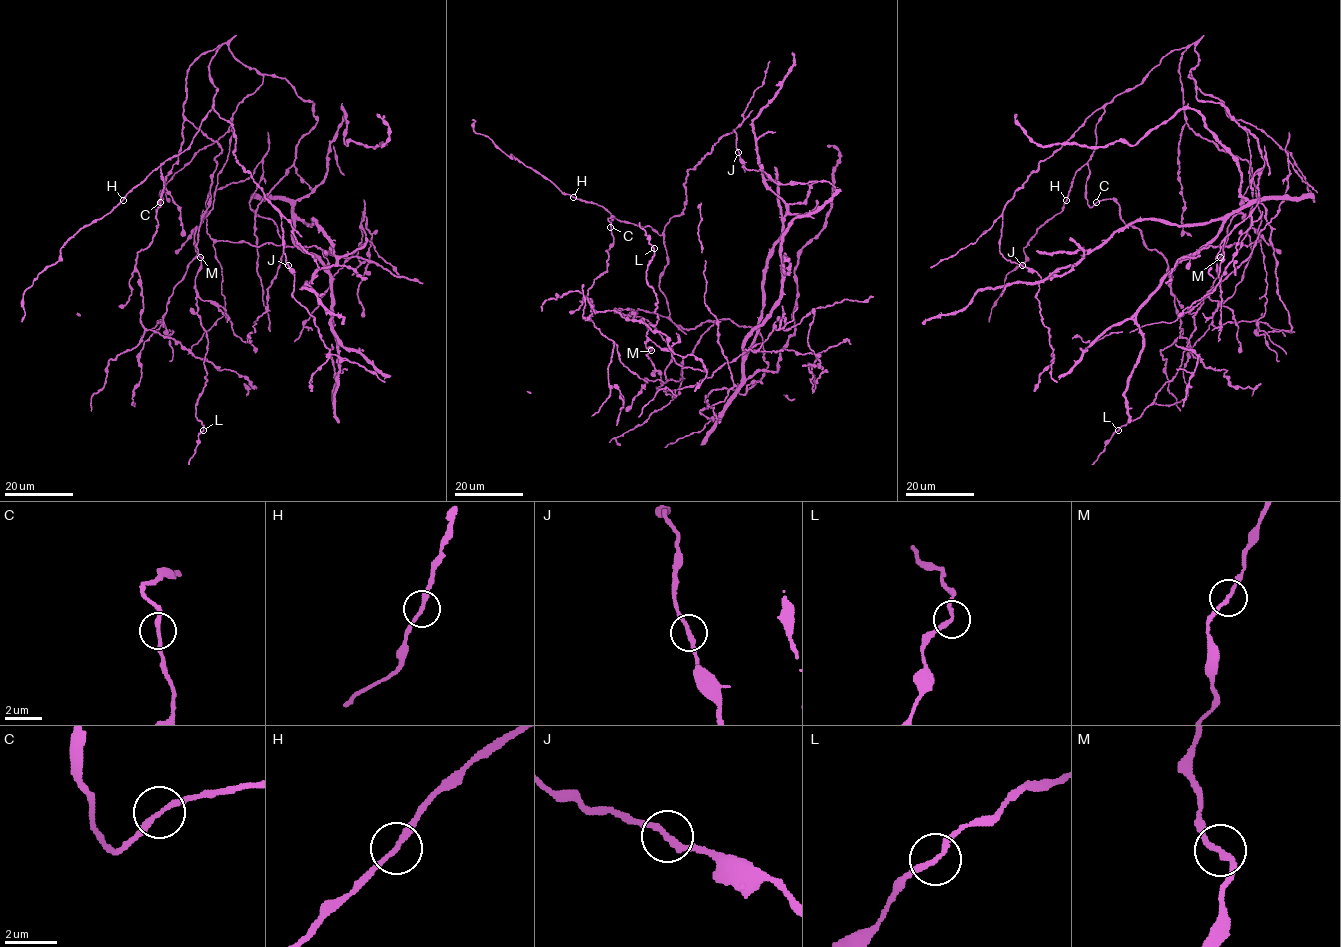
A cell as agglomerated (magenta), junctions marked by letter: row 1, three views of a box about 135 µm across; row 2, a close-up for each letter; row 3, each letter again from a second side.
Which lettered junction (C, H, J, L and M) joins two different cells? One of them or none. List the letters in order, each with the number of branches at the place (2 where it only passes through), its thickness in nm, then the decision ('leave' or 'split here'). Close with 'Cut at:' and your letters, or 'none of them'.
C: 2 | 200 nm | leave
H: 2 | 200 nm | leave
J: 2 | 220 nm | leave
L: 2 | 190 nm | leave
M: 2 | 200 nm | leave
Cut at: none of them

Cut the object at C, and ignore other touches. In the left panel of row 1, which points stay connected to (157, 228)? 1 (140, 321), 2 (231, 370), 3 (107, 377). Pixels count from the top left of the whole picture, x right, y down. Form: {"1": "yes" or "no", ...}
{"1": "yes", "2": "yes", "3": "yes"}

